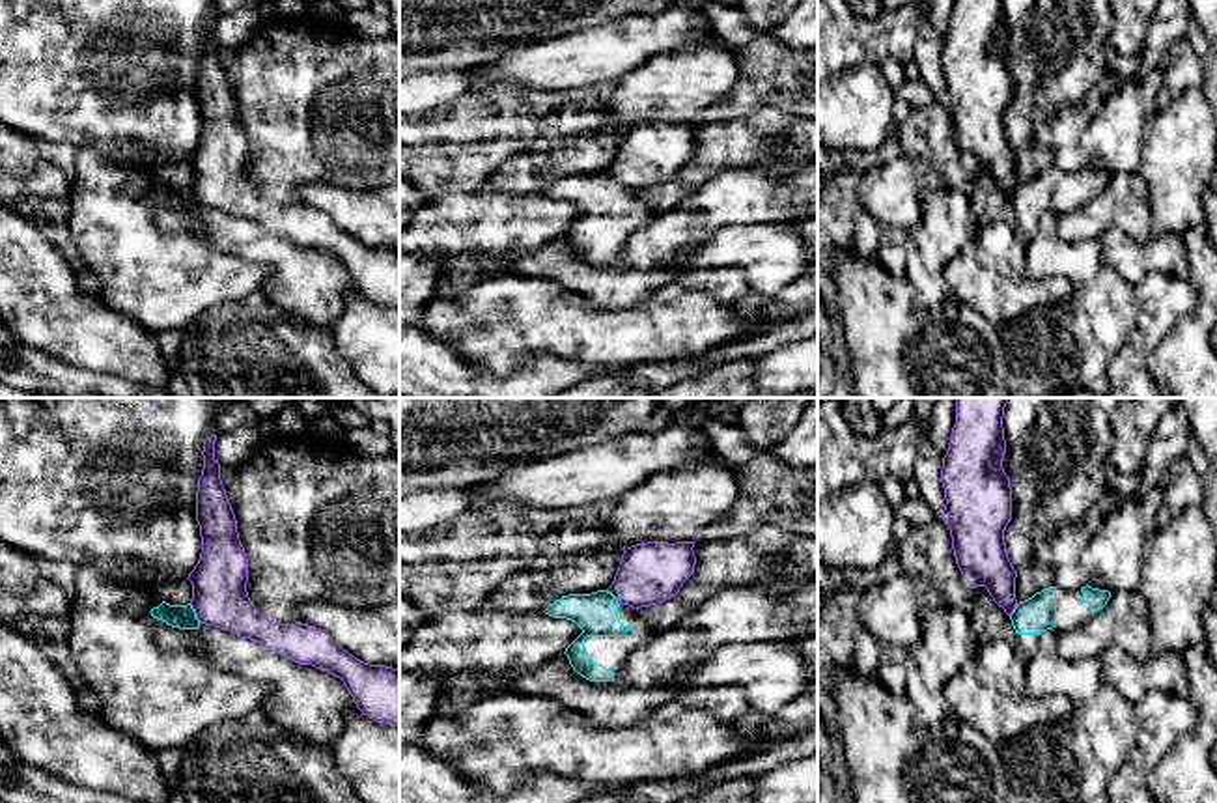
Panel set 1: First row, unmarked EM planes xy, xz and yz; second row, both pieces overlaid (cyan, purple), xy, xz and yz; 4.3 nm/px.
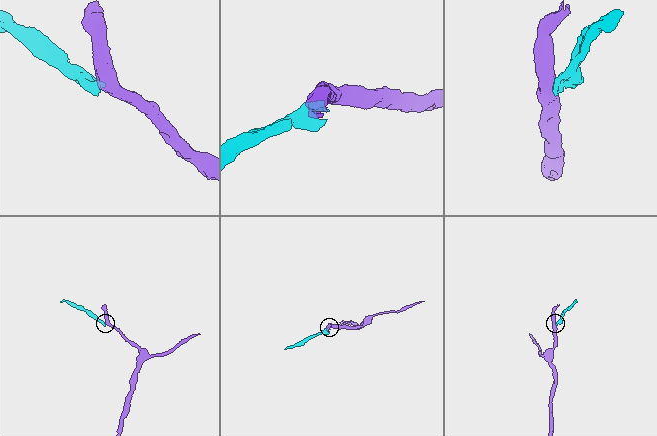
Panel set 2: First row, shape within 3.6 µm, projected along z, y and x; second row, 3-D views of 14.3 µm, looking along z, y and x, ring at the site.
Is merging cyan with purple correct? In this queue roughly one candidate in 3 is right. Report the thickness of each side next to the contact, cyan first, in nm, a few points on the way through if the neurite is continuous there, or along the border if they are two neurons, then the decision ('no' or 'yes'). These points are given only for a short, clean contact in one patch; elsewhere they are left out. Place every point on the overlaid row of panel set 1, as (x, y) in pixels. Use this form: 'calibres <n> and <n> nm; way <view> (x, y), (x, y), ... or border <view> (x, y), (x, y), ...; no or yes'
calibres 110 and 240 nm; border xy (189, 604), (200, 622); no

